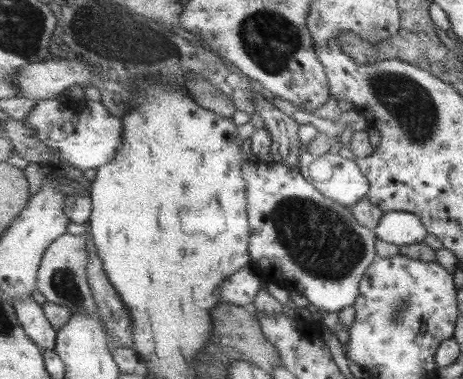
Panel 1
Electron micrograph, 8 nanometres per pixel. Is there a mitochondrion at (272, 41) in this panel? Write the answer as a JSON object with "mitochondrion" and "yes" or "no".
{"mitochondrion":"yes"}

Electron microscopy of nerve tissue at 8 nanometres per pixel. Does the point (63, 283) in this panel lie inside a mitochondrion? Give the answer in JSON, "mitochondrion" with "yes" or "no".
{"mitochondrion":"yes"}

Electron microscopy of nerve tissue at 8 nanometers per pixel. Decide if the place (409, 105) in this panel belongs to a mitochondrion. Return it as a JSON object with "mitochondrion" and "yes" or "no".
{"mitochondrion":"yes"}

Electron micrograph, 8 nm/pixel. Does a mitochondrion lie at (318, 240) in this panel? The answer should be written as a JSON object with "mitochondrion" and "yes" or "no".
{"mitochondrion":"yes"}

